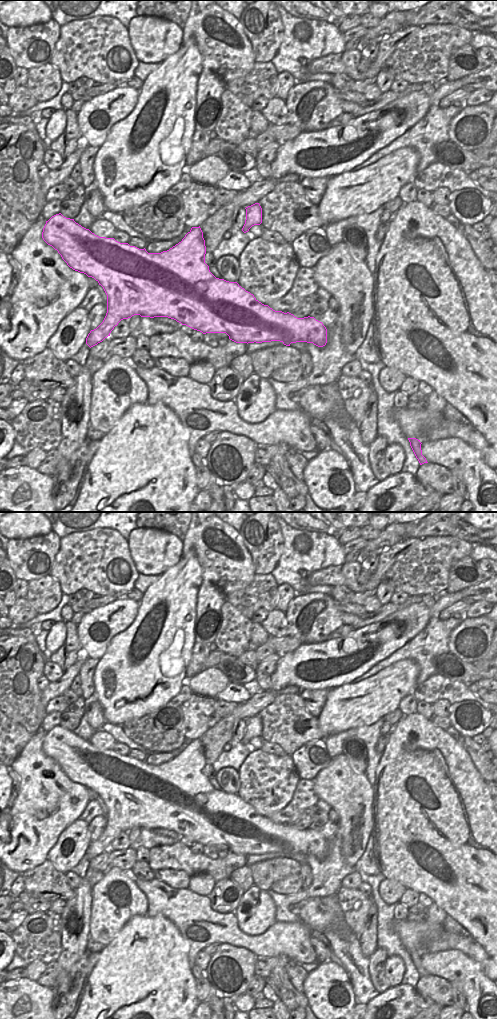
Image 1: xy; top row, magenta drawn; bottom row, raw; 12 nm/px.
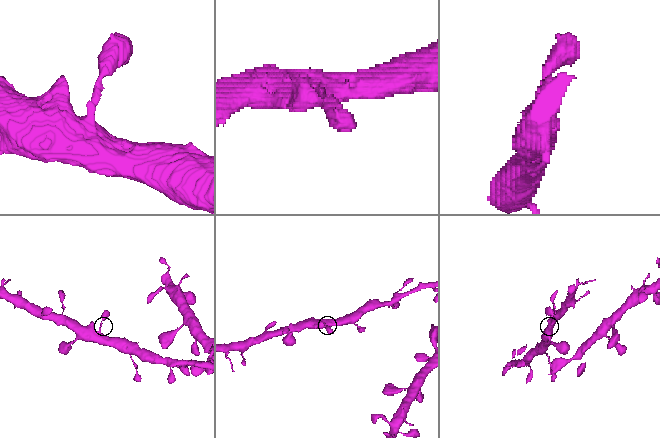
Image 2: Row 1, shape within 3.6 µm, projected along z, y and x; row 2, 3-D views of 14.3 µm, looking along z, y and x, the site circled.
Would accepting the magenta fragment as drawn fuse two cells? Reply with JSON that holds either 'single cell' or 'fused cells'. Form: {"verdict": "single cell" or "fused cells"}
{"verdict": "single cell"}

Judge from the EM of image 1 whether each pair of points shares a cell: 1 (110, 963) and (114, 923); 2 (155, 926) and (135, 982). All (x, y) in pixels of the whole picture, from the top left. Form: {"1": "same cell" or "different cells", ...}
{"1": "different cells", "2": "same cell"}

